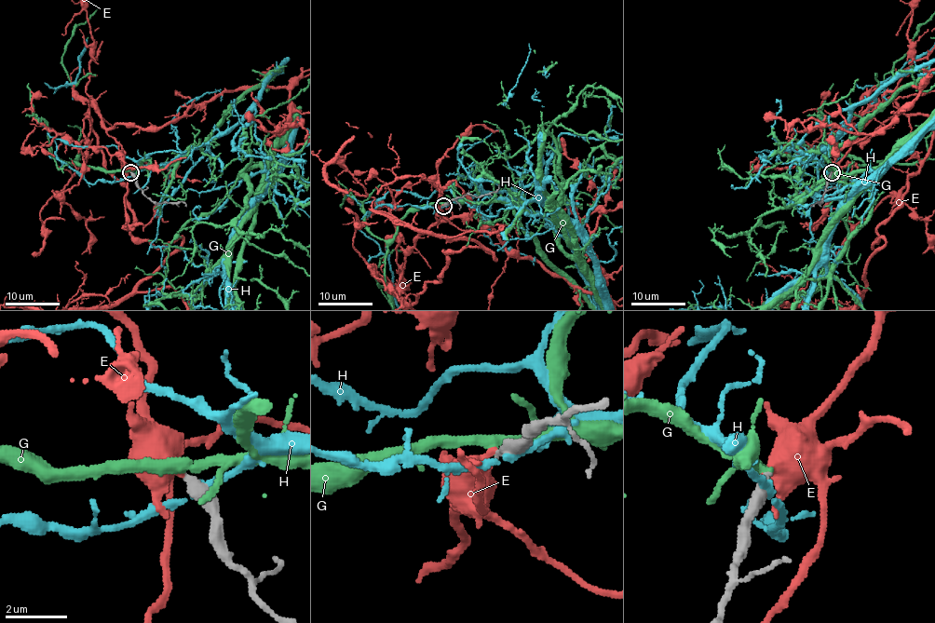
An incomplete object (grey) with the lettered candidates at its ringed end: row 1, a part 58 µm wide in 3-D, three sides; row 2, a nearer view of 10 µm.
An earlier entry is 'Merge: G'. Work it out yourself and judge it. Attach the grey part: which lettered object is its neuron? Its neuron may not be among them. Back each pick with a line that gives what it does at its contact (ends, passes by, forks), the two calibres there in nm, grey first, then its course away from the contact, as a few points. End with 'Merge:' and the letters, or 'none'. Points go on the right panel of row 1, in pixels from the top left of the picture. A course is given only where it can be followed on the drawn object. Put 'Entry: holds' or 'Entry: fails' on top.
Entry: fails
Merge: none

